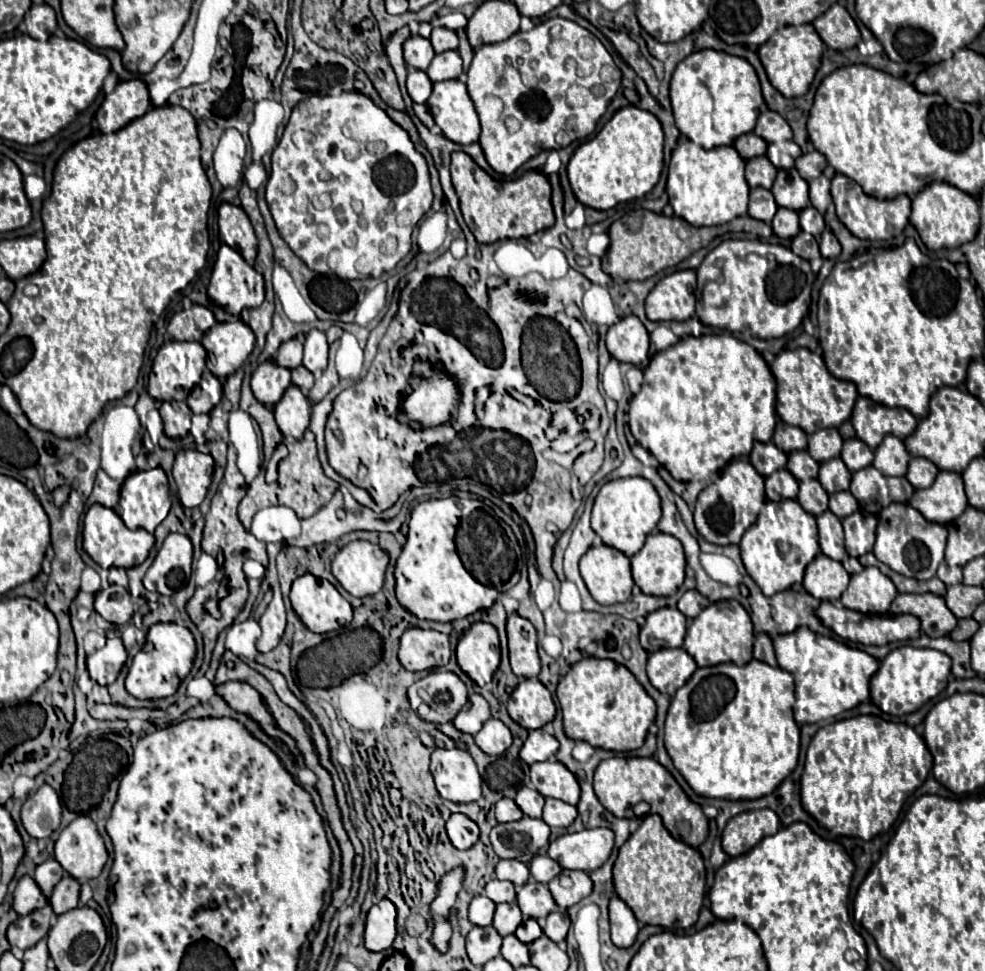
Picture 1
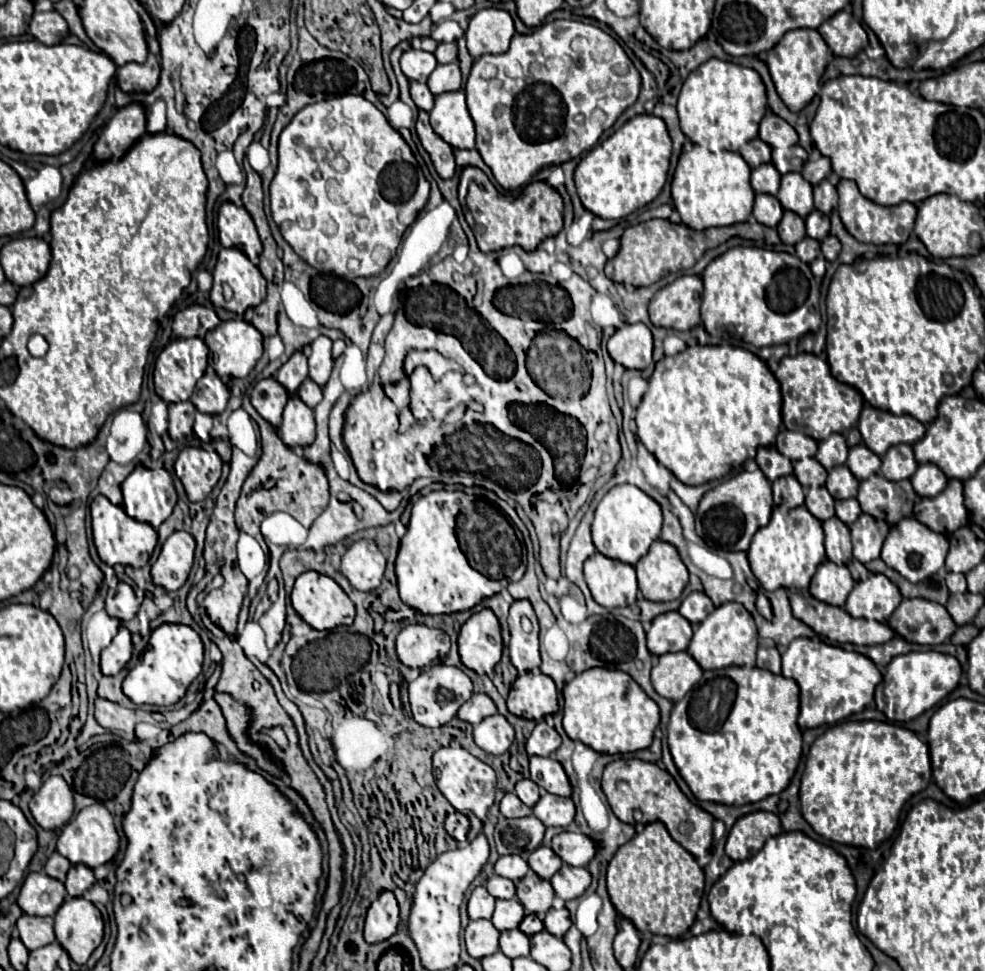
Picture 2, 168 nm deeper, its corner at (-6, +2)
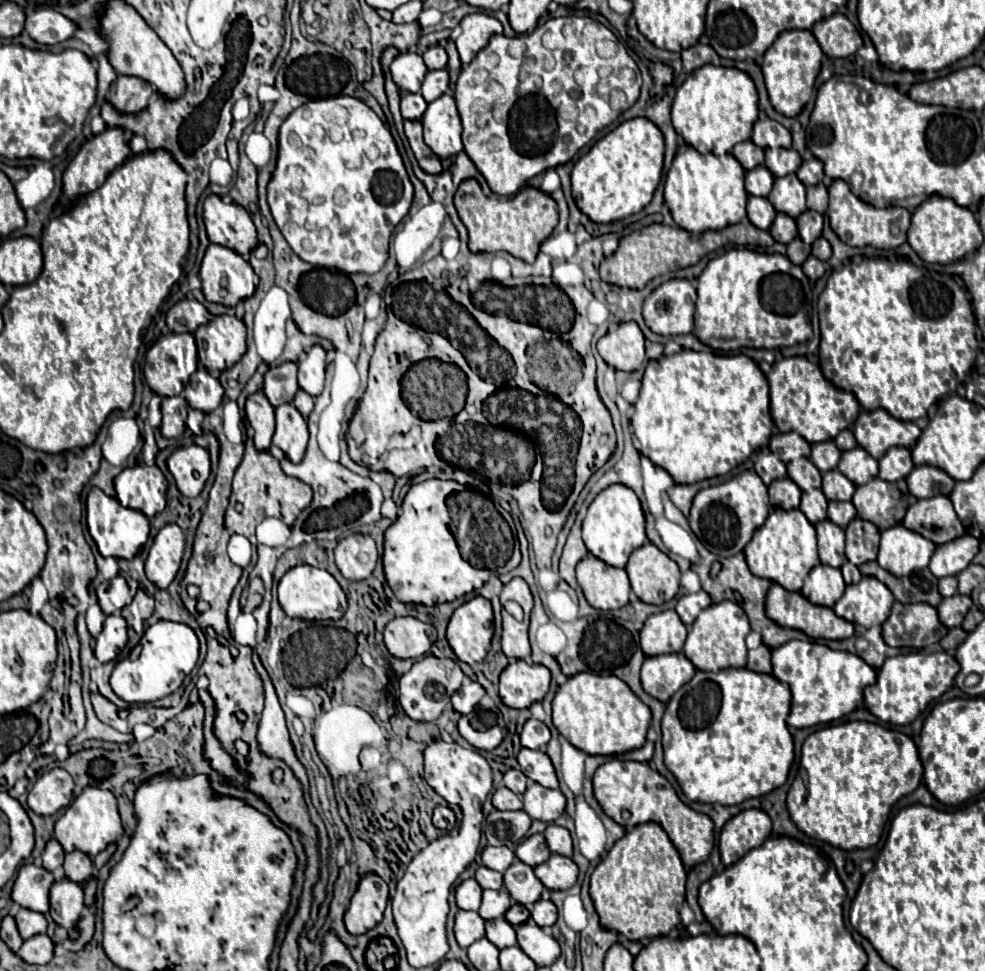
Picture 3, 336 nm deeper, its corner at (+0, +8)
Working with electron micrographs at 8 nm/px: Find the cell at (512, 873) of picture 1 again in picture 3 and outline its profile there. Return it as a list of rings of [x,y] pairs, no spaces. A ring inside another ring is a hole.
[[[487,846],[481,852],[483,866],[487,866],[491,870],[497,870],[497,872],[505,872],[511,866],[513,858],[515,858],[515,854],[507,846]]]

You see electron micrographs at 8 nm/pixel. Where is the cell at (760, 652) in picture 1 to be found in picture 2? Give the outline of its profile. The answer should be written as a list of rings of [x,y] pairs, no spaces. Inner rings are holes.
[[[759,646],[759,650],[757,650],[757,666],[765,668],[765,670],[771,670],[773,674],[781,674],[781,654],[779,654],[779,650],[775,646],[773,648]]]

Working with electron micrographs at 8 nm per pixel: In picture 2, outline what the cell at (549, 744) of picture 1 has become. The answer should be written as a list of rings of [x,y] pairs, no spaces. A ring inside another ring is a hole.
[[[541,720],[529,740],[527,740],[527,754],[529,756],[551,756],[561,746],[561,736],[553,726],[549,726],[545,720]]]

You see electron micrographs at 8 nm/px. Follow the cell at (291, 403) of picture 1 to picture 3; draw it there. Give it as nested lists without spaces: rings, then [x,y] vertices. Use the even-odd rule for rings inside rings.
[[[283,404],[275,408],[275,422],[277,422],[277,430],[273,436],[273,444],[281,448],[293,464],[299,464],[305,456],[305,448],[309,440],[305,418],[297,412],[293,404]]]

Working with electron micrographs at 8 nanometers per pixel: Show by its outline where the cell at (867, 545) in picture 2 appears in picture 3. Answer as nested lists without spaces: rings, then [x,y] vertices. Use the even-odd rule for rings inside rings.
[[[855,518],[847,528],[847,560],[855,566],[871,562],[877,558],[879,548],[879,528],[867,520]]]

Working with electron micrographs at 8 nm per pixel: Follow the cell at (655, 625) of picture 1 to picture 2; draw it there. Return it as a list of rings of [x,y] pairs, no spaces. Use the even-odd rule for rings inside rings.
[[[665,612],[651,622],[647,632],[647,648],[657,656],[665,652],[681,652],[687,650],[691,636],[693,630],[687,618],[683,618],[679,612]]]

